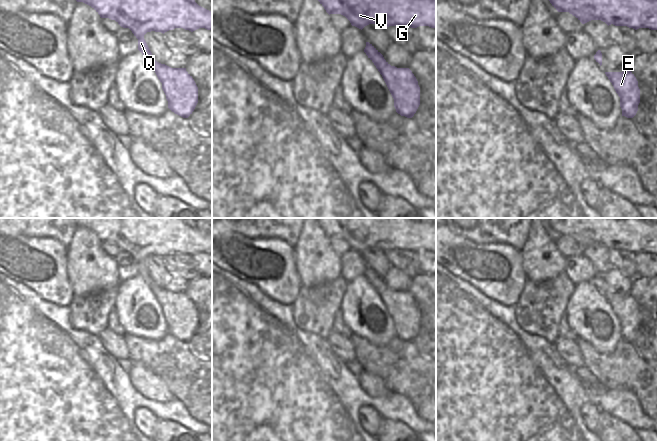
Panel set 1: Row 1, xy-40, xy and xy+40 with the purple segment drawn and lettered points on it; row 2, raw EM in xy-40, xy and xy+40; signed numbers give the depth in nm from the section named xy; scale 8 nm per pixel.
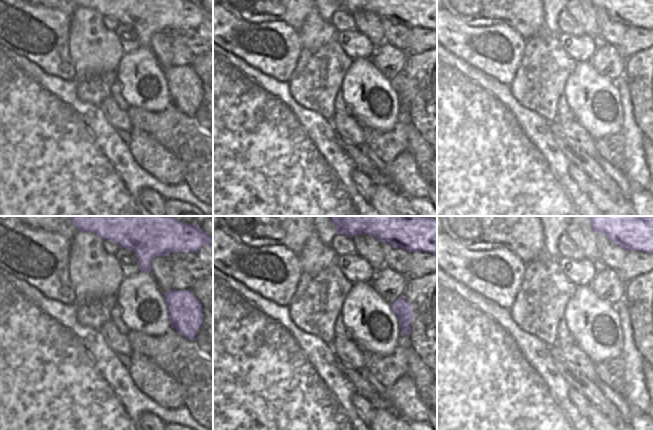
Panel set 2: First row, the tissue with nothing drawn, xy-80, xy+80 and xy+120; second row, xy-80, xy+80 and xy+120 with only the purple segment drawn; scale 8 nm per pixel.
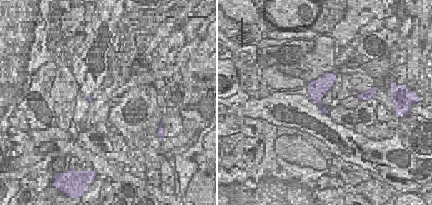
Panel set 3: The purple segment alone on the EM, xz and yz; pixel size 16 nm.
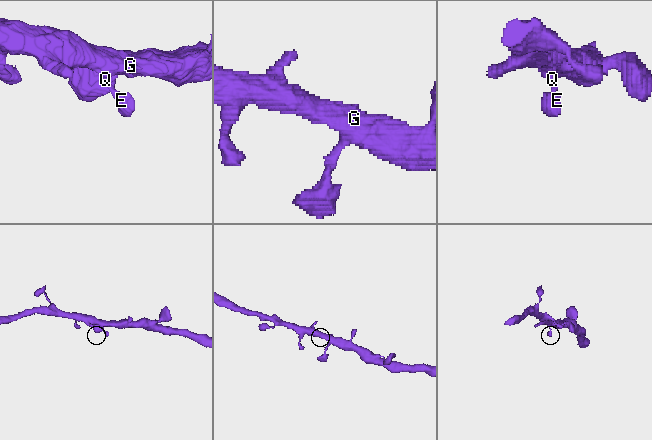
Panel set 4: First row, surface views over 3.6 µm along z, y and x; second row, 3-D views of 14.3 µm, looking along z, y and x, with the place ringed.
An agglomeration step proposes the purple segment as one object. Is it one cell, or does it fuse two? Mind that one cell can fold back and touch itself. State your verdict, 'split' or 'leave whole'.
leave whole

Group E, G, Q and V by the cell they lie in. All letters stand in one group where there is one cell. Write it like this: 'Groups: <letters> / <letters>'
Groups: E G Q V.

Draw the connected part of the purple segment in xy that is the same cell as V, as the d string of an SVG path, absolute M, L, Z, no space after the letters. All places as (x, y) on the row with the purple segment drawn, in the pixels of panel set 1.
M318 0L326 12L341 14L359 29L369 24L436 28L435 0Z

